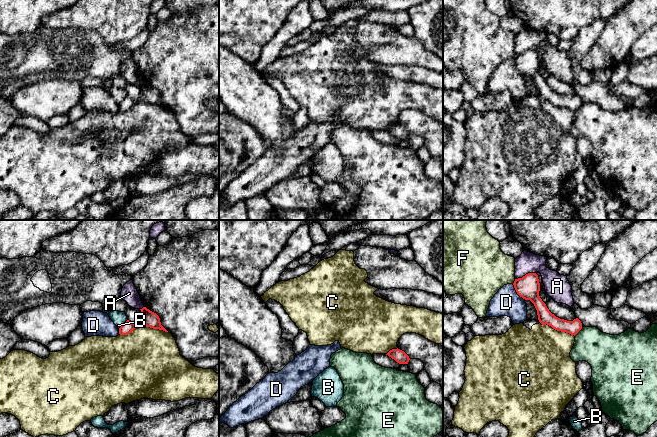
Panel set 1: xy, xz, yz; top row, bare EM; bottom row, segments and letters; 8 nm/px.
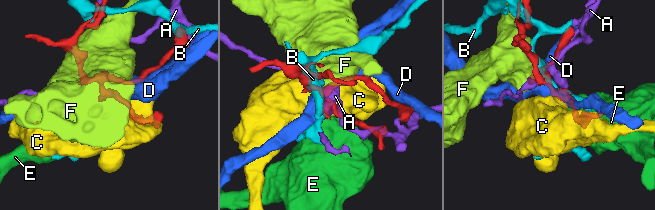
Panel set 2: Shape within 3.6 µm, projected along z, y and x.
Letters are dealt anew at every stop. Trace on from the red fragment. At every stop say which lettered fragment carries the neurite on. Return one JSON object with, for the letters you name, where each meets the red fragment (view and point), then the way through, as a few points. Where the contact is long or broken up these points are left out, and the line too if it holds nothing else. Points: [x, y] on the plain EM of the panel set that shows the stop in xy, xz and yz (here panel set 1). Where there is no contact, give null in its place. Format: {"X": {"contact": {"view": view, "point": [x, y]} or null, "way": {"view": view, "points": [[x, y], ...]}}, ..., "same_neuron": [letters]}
{"same_neuron": []}

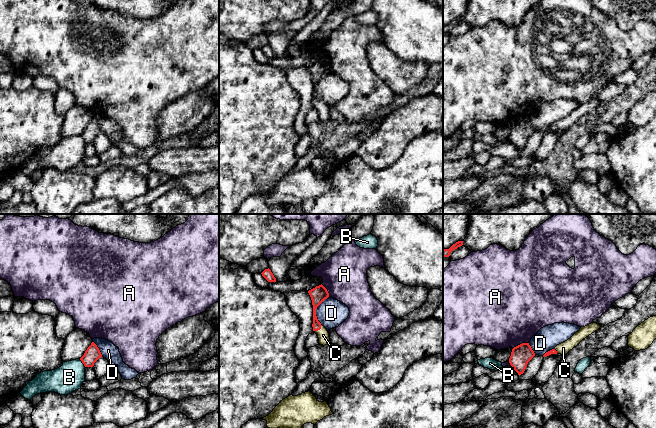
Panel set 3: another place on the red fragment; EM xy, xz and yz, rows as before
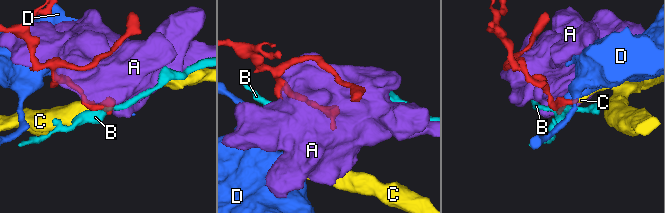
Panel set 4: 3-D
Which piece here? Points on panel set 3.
{"C": {"contact": {"view": "xz", "point": [318, 105]}, "way": {"view": "xz", "points": [[317, 74], [314, 94], [318, 105], [323, 111]]}}, "same_neuron": ["C"]}

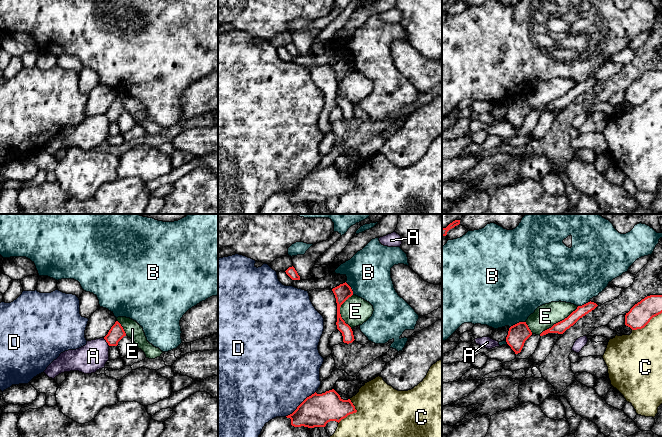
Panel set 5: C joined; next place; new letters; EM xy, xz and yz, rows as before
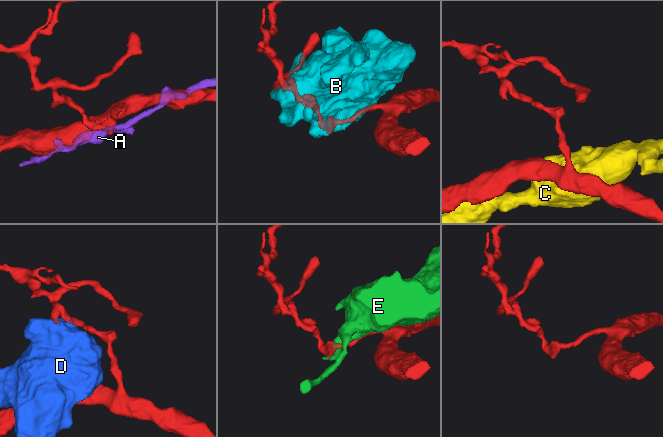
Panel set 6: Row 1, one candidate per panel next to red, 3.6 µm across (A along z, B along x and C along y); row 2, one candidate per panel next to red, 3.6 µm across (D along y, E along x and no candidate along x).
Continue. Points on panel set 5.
{"same_neuron": []}

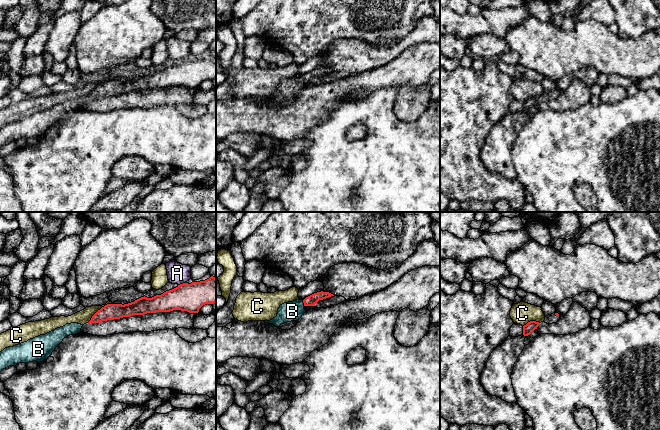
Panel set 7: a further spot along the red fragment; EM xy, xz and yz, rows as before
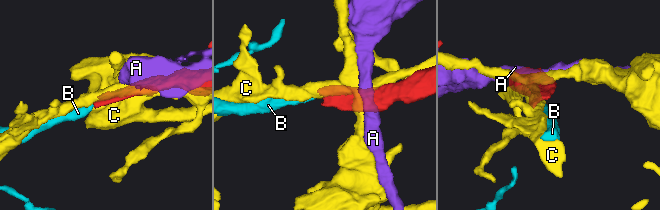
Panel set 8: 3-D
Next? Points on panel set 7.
{"B": {"contact": {"view": "xz", "point": [303, 78]}, "way": {"view": "xz", "points": [[311, 76], [303, 78], [292, 87]]}}, "same_neuron": ["B"]}

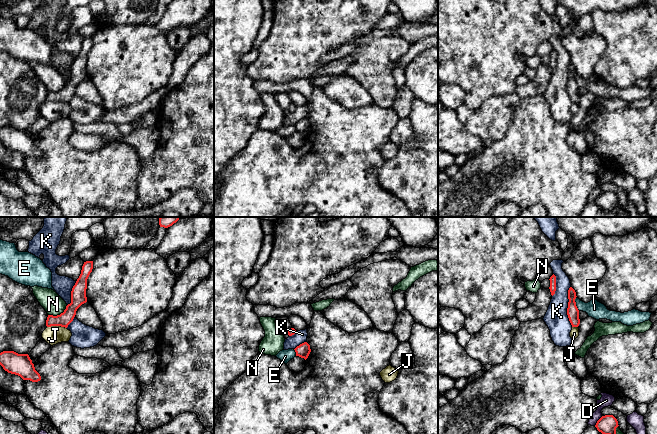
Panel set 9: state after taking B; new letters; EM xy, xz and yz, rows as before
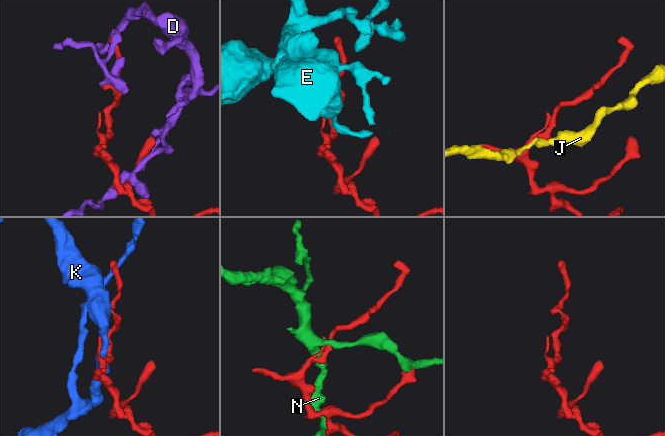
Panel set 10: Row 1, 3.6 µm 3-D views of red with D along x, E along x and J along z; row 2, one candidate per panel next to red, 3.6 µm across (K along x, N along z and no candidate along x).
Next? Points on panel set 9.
{"same_neuron": []}

